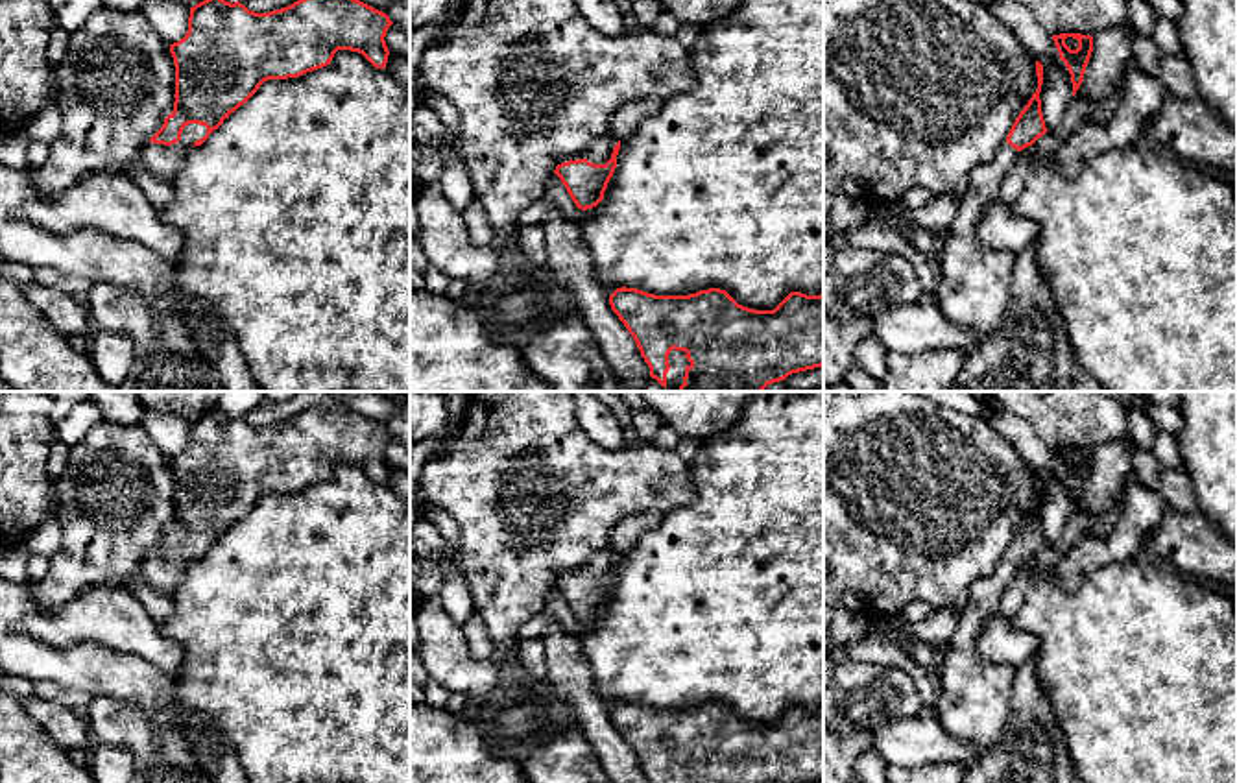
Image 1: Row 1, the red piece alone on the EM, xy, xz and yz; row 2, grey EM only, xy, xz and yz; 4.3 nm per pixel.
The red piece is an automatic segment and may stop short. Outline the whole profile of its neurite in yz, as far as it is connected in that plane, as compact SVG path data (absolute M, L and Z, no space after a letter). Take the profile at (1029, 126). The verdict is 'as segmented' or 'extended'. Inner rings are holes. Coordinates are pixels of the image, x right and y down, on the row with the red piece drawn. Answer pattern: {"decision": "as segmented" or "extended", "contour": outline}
{"decision": "extended", "contour": "M1036 61L1036 76L1038 89L1015 118L1006 142L993 159L969 174L967 190L938 247L936 305L951 323L973 329L979 334L979 345L1001 327L1017 253L984 247L977 240L977 223L984 207L997 196L1017 153L1047 133L1039 100L1043 85L1039 61Z"}

